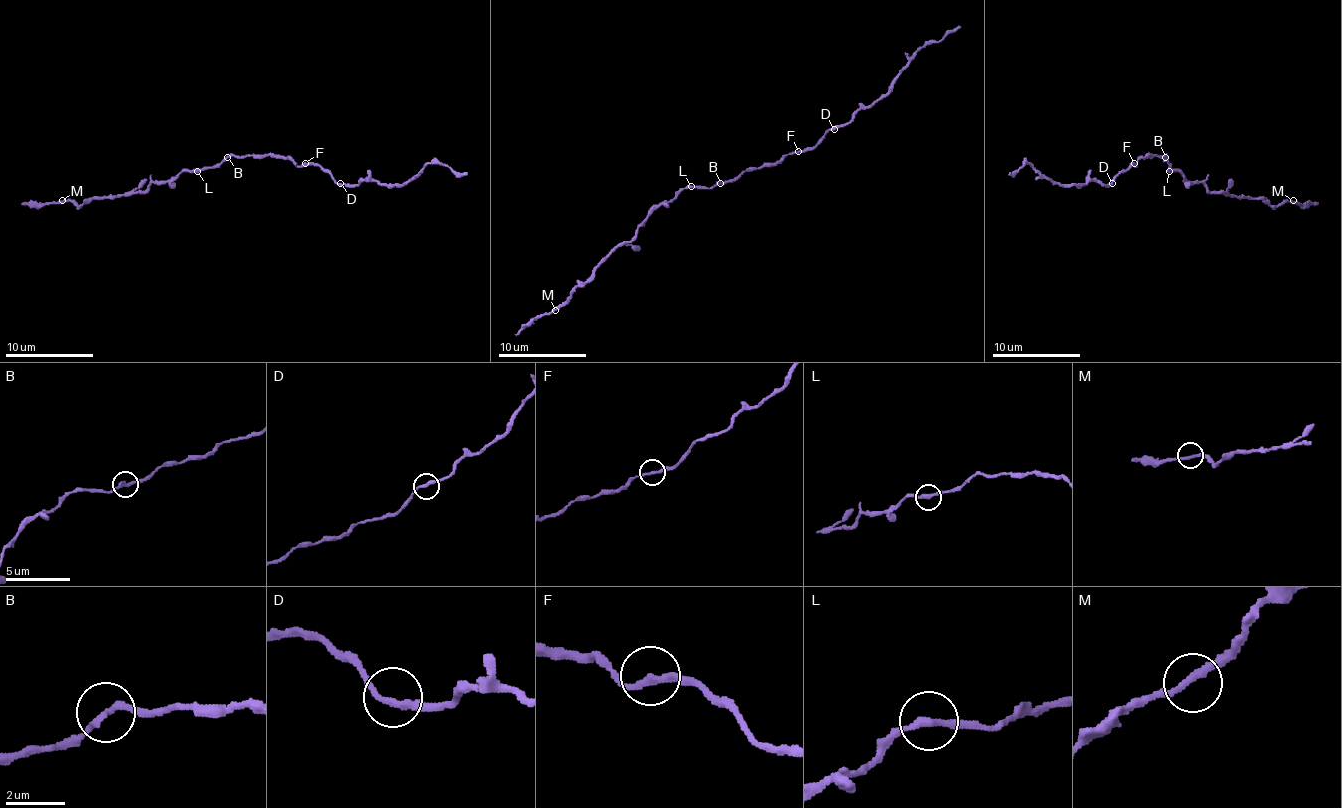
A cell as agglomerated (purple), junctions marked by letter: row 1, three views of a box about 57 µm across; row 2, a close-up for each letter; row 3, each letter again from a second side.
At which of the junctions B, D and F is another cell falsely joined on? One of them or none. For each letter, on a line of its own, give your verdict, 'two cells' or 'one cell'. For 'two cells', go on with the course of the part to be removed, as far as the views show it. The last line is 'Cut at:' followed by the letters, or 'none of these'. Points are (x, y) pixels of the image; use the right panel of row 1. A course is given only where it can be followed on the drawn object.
B: one cell
D: one cell
F: one cell
Cut at: none of these

